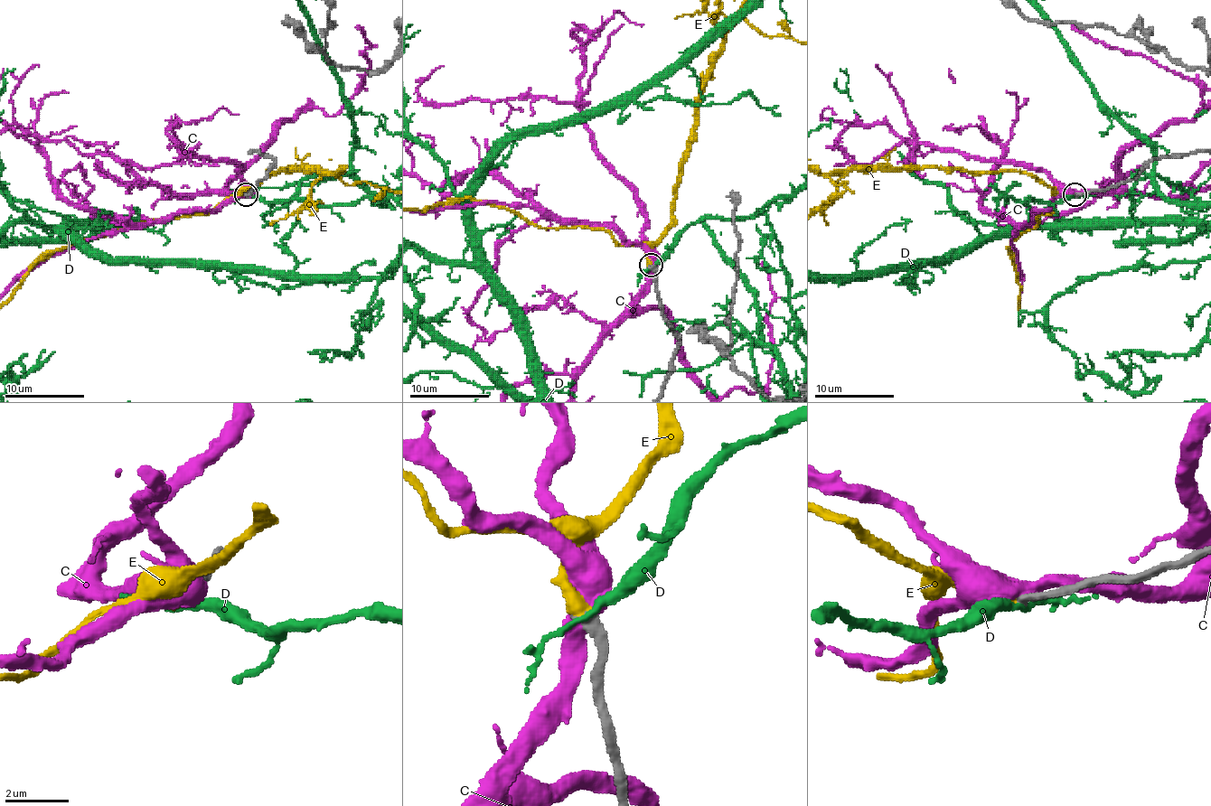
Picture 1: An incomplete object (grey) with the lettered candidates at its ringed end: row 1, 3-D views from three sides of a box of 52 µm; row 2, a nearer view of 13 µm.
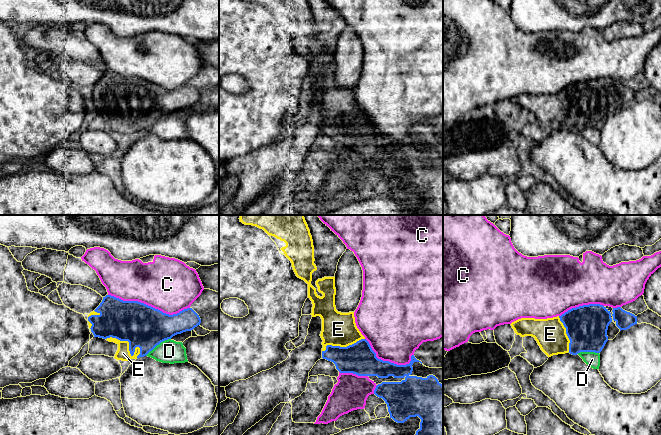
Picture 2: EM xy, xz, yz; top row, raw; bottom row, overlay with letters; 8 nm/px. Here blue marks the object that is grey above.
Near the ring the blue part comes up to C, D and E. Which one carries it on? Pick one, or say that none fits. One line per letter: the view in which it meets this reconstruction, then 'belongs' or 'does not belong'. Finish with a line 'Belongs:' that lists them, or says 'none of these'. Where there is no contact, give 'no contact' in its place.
C: contact in xy; does not belong
D: contact in xy; does not belong
E: contact in xy; belongs
Belongs: E

